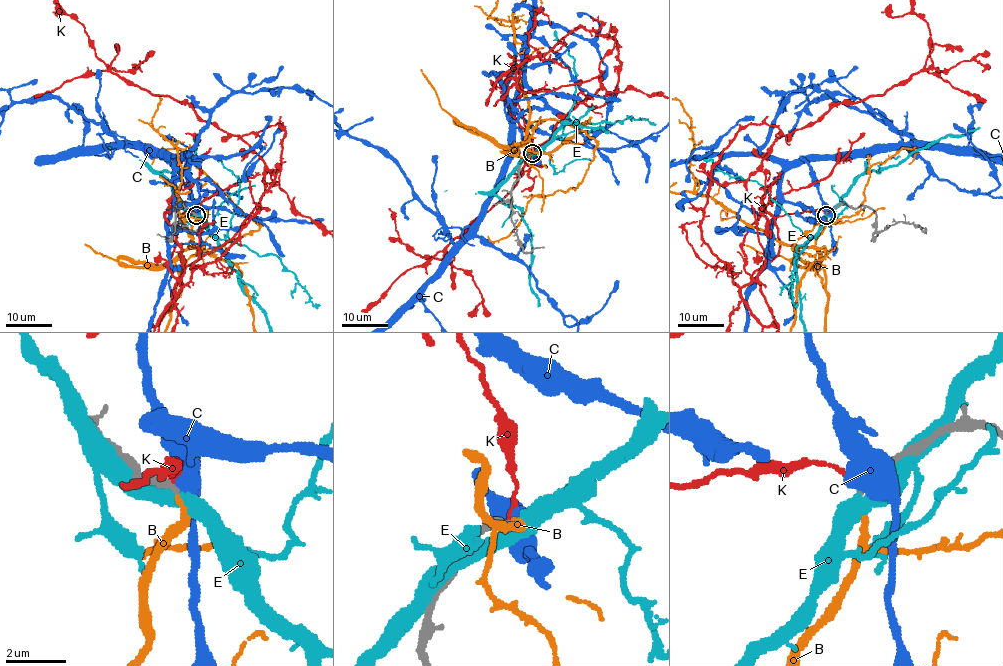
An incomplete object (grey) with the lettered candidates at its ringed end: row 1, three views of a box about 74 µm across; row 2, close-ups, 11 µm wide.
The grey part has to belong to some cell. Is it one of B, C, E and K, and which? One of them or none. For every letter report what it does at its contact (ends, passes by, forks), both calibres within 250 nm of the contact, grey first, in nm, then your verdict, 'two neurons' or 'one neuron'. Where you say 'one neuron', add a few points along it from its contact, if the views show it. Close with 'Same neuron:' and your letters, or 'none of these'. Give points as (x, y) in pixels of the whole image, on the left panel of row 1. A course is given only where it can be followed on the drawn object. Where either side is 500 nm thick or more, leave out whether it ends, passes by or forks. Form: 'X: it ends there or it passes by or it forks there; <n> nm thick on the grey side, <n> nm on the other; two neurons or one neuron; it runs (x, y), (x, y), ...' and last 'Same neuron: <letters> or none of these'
B: it ends there; 280 nm thick on the grey side, 240 nm on the other; one neuron
C: 280 nm thick on the grey side, 900 nm on the other; two neurons
E: it passes by; 280 nm thick on the grey side, 460 nm on the other; two neurons
K: it ends there; 320 nm thick on the grey side, 140 nm on the other; two neurons
Same neuron: B

